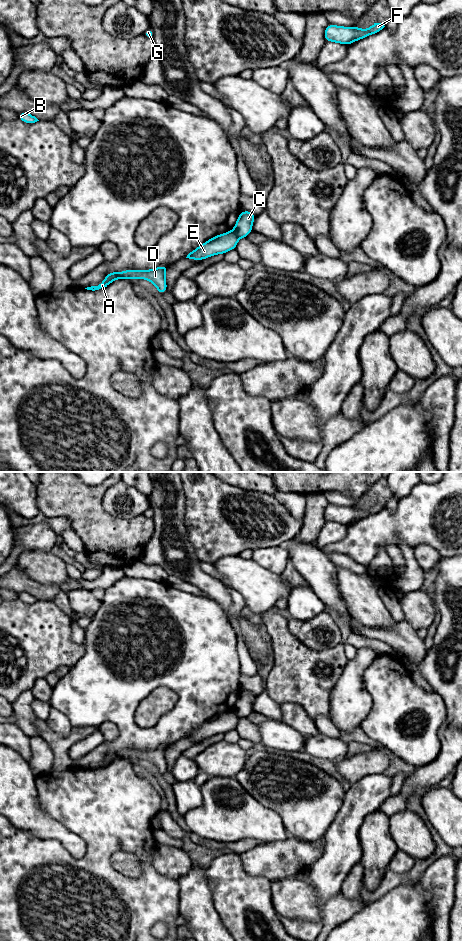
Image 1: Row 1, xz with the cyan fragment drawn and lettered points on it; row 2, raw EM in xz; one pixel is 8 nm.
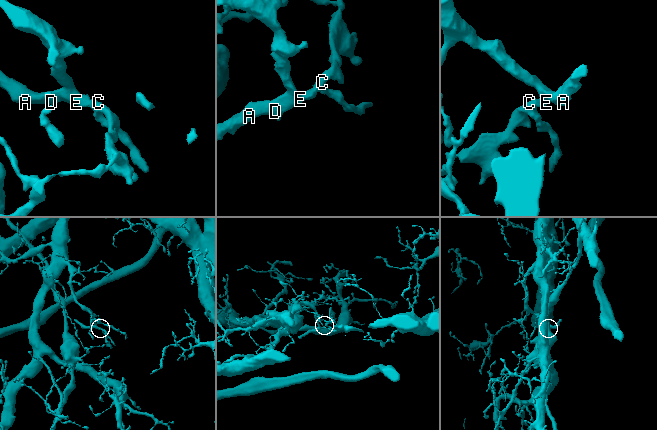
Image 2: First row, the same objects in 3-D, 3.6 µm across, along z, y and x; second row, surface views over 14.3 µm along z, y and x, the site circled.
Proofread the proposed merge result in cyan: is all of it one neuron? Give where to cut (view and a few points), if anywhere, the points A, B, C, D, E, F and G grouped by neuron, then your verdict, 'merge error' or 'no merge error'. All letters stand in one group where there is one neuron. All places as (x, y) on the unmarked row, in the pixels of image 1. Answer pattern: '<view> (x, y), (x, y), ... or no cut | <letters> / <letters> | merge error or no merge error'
xz (233, 710), (238, 718) | A D E F G / B C | merge error

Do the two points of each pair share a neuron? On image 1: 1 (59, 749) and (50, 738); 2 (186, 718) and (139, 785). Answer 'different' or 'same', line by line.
1: same
2: different

